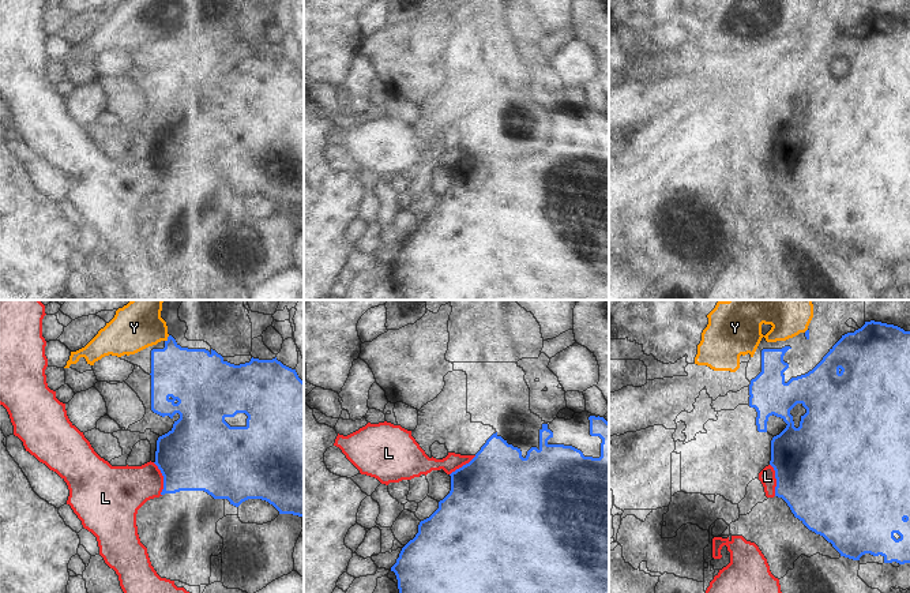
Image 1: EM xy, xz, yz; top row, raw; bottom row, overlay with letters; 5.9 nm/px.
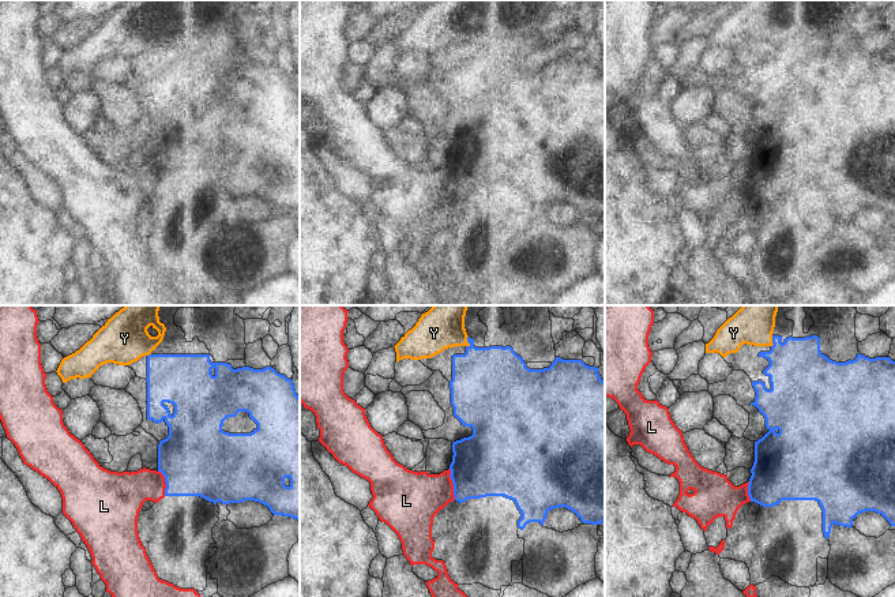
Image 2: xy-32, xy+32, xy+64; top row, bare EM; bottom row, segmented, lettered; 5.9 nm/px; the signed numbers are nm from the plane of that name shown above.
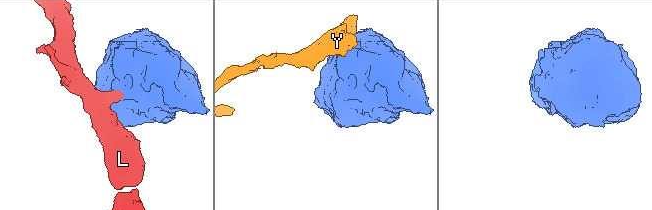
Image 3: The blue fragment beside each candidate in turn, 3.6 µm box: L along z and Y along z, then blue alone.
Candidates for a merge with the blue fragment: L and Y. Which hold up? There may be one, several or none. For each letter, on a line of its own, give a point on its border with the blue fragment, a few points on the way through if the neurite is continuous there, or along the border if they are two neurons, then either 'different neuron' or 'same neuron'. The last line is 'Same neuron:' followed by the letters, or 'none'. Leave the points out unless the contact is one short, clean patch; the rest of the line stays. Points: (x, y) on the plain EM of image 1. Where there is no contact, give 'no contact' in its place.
L: xy (164, 173) | along xy (153, 157), (162, 171), (161, 190) | different neuron
Y: xy (168, 33) | along xy (169, 30), (165, 36) | different neuron
Same neuron: none

